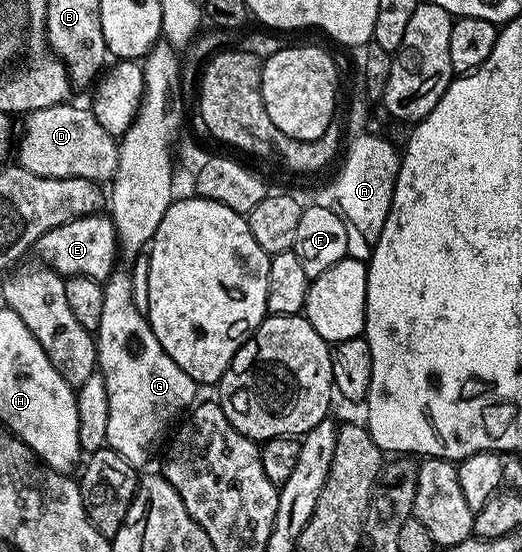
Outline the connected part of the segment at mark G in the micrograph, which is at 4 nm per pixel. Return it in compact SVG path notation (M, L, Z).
M117 270L103 285L102 322L98 322L94 339L98 375L106 382L106 398L110 402L107 447L122 454L133 466L141 466L155 454L156 447L158 452L173 425L197 403L198 385L154 338L147 315L134 302L131 271Z

